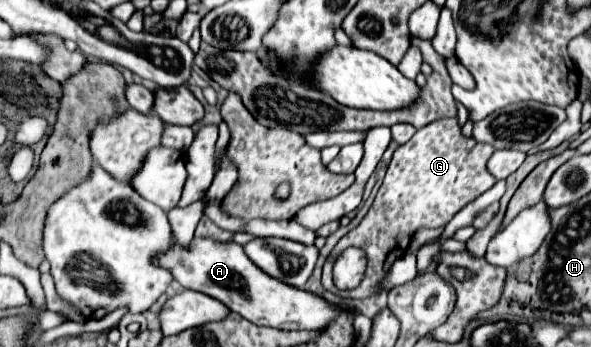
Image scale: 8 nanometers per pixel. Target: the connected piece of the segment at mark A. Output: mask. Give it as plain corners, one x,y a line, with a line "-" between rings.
193,238
189,246
173,244
165,250
165,254
157,254
153,264
169,270
173,280
177,280
183,288
197,290
223,302
231,312
245,316
257,326
271,326
279,330
321,330
339,314
339,310
321,296
293,288
259,270
235,242

